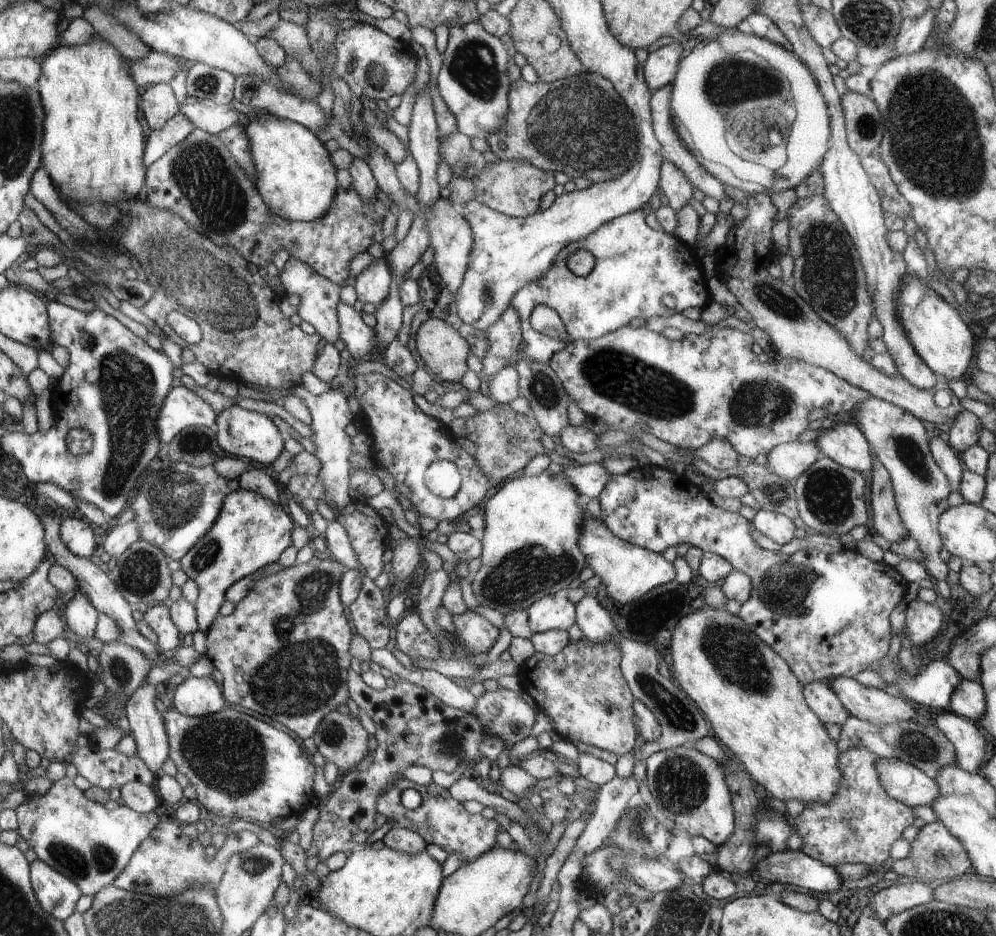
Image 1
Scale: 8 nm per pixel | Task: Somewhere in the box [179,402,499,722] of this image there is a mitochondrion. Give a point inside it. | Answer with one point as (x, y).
(302, 674)

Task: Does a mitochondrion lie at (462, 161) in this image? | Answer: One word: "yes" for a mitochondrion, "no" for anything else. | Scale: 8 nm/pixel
yes

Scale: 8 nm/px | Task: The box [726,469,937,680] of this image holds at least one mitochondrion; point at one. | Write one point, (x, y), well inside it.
(772, 590)

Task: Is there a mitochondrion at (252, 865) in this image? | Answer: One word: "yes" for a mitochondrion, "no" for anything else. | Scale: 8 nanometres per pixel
yes

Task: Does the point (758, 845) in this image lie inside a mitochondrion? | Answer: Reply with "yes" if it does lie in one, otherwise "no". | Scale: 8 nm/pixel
no

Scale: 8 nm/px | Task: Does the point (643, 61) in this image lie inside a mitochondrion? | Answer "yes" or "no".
no

